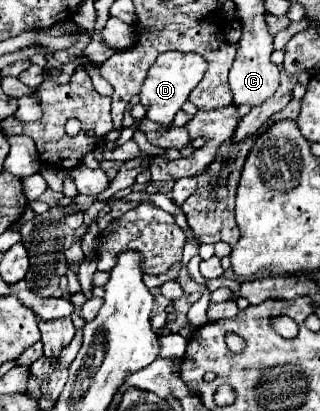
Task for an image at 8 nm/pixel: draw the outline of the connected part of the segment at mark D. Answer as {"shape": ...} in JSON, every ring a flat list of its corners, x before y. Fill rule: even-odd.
{"shape":[[163,52,161,56,157,56,157,60,149,68,147,78,145,78,145,82,141,86,141,92,139,92,141,104,147,110,147,118,161,124,161,126,169,126,171,120,175,118,175,114,187,102,189,92,201,82,205,68,207,68,207,62,199,54]]}

